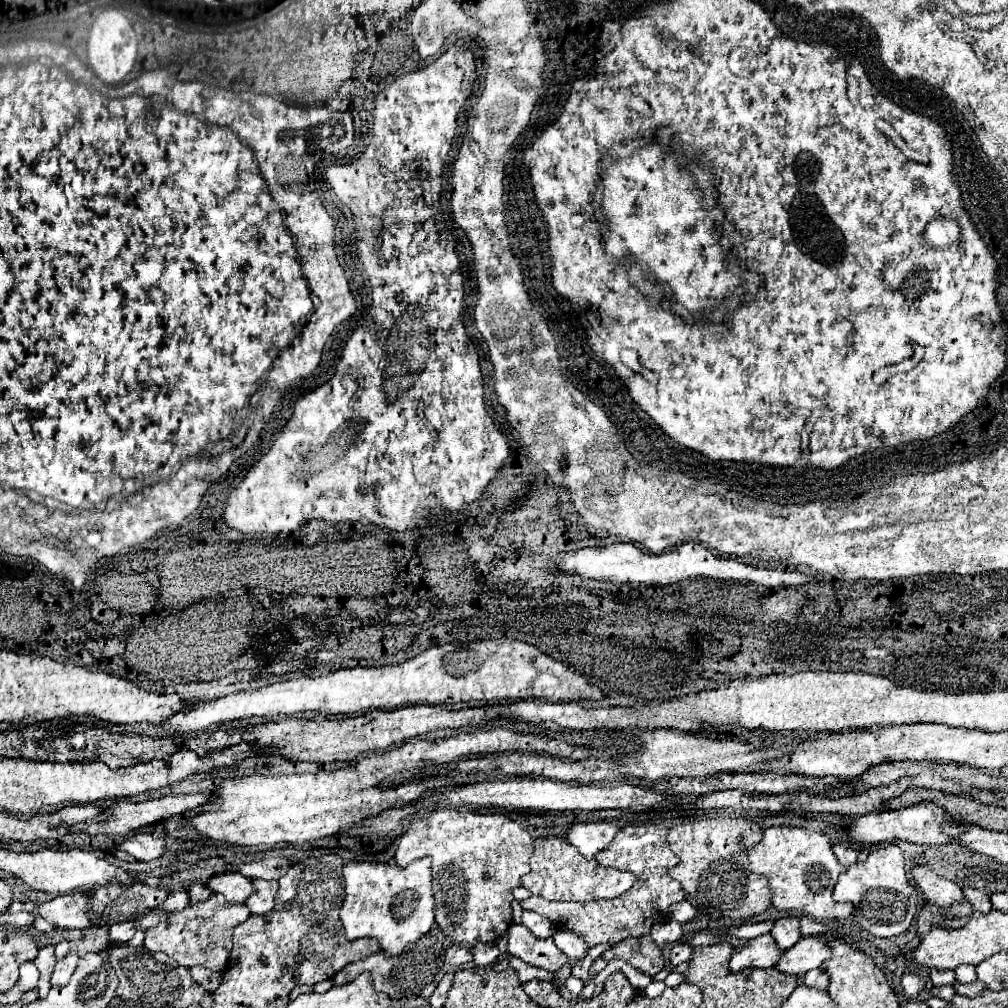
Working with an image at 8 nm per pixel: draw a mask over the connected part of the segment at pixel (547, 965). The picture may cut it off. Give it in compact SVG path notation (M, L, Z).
M512 925L507 931L507 938L507 952L526 961L528 965L542 967L554 973L568 963L568 957L554 945L552 939L538 941L524 925Z

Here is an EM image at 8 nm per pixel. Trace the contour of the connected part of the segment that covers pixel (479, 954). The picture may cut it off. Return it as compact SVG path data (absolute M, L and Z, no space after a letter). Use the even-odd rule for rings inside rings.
M478 943L472 949L472 955L474 955L476 967L486 967L486 965L492 965L500 957L500 949L496 943Z

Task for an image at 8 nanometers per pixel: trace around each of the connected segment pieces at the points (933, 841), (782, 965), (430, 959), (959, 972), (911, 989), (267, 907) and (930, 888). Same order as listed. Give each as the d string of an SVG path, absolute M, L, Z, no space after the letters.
M918 803L910 805L906 809L894 809L894 811L880 811L880 813L868 813L862 817L856 817L856 821L850 825L850 837L856 843L884 843L894 839L904 839L908 843L920 843L920 845L946 845L954 839L942 831L942 823L958 823L950 813L936 807L934 803Z
M818 935L802 937L792 949L784 951L784 957L776 963L776 969L788 975L804 975L810 969L820 967L826 959L830 959L830 947L826 939Z
M424 935L422 939L418 939L416 943L412 943L408 949L404 949L400 955L388 955L388 953L376 953L372 957L366 957L362 961L356 961L352 965L348 965L342 973L338 973L338 983L348 983L354 977L358 977L364 971L372 973L376 991L382 991L386 995L390 995L392 999L402 999L402 997L410 997L410 995L420 995L420 991L434 981L434 977L440 973L442 965L444 965L444 945L432 937L432 935Z
M960 965L954 969L954 973L956 973L956 981L960 981L960 983L976 981L976 967L972 967L972 965Z
M904 973L900 985L902 985L902 989L904 989L904 993L908 997L918 997L918 993L924 991L924 987L926 987L924 979L918 977L918 975L914 975L914 973Z
M254 879L254 893L248 897L246 905L250 907L252 913L264 915L274 909L274 895L278 891L278 881L264 881L264 879Z
M914 867L912 877L916 881L916 887L924 893L928 903L946 907L946 905L952 905L954 901L964 899L962 889L956 883L940 877L936 871L932 871L928 867Z

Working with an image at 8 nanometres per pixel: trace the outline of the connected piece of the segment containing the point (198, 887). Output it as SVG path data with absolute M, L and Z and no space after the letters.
M200 881L190 885L188 893L190 893L190 901L206 901L212 895L212 891L204 883L200 883Z

